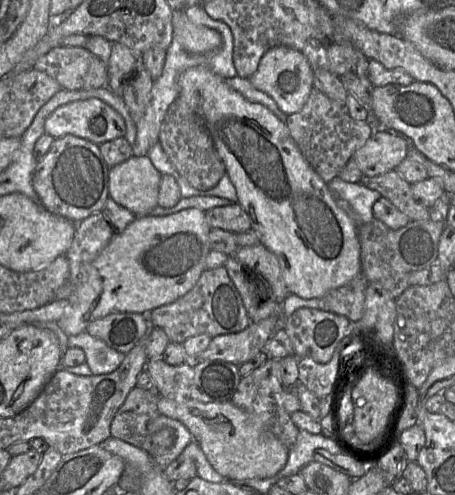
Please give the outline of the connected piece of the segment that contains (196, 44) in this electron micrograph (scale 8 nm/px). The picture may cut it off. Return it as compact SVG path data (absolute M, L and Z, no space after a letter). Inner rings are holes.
M184 9L173 11L173 38L189 53L204 54L218 49L222 43L219 32L192 23Z

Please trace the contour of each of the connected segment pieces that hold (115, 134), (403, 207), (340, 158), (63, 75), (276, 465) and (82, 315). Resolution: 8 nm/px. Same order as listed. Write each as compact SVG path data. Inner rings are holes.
M97 98L77 100L56 108L45 121L45 133L56 138L73 135L95 144L102 144L115 138L124 137L125 122L111 106Z
M396 169L378 176L363 175L360 183L378 191L411 221L430 220L428 209L413 198L411 184L404 180Z
M312 88L302 109L299 112L287 115L284 123L304 158L326 183L338 175L339 171L352 158L355 151L362 147L374 132L372 125L367 121L352 119L345 104L328 98L315 88Z
M58 46L40 57L33 69L54 78L62 89L80 90L92 57L85 47Z
M158 396L157 407L160 414L185 425L214 470L227 479L269 478L288 460L289 448L267 428L261 417L238 408L230 400L203 403L190 398L176 401Z
M187 208L166 216L137 216L122 232L115 233L98 257L83 269L58 326L68 336L74 336L85 332L91 322L109 314L140 313L147 316L152 310L182 297L195 286L205 270L210 252L210 230L205 212L198 208Z

